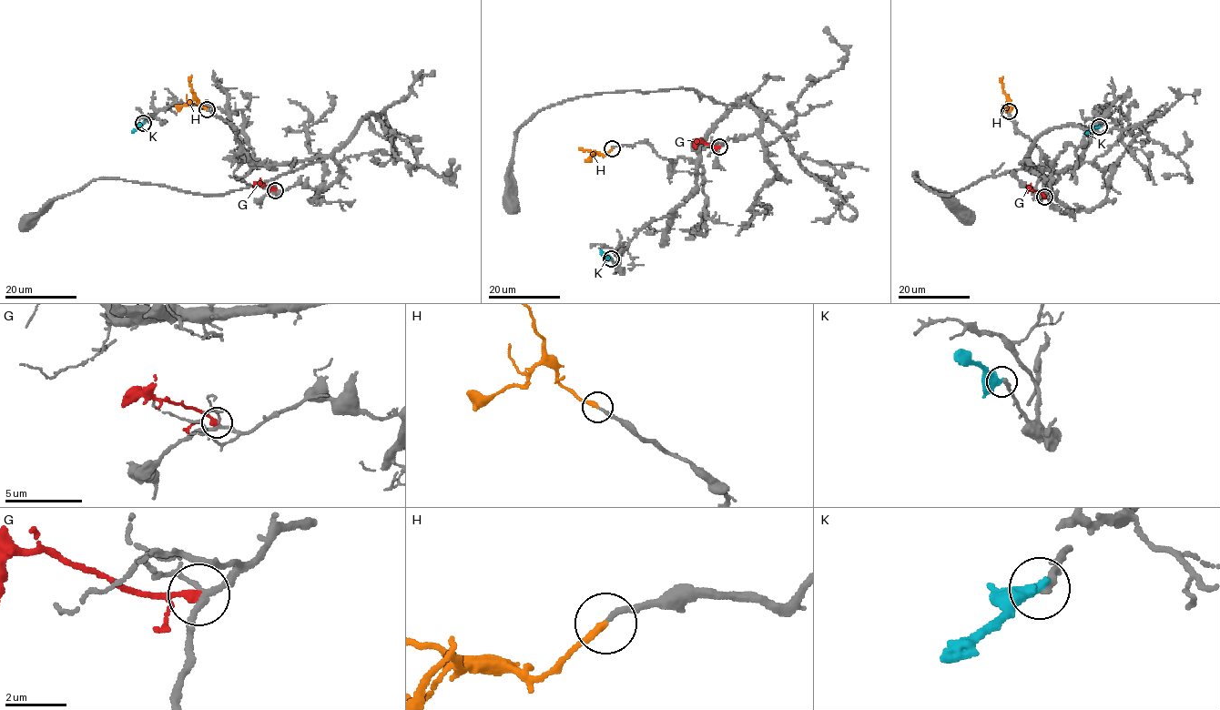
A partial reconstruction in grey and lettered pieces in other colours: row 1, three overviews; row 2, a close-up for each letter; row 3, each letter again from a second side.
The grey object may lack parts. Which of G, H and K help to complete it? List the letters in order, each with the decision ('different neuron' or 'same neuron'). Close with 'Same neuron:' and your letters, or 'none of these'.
G: different neuron
H: same neuron
K: different neuron
Same neuron: H

